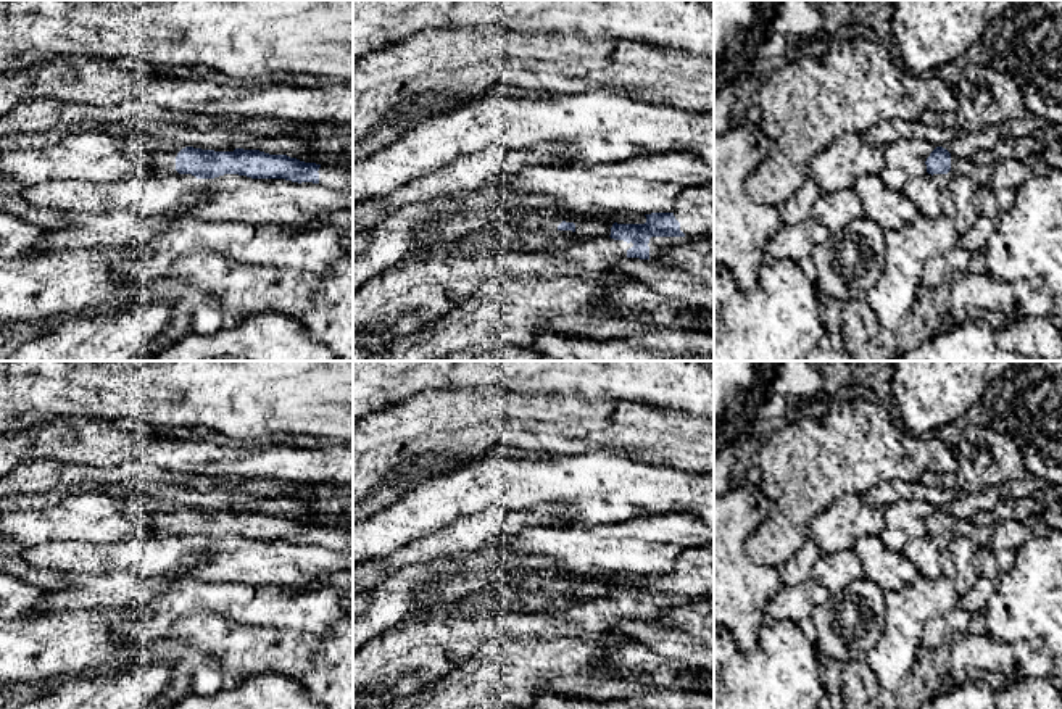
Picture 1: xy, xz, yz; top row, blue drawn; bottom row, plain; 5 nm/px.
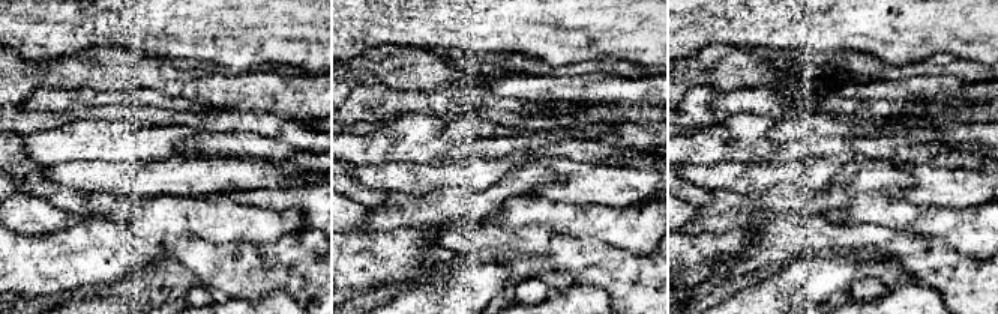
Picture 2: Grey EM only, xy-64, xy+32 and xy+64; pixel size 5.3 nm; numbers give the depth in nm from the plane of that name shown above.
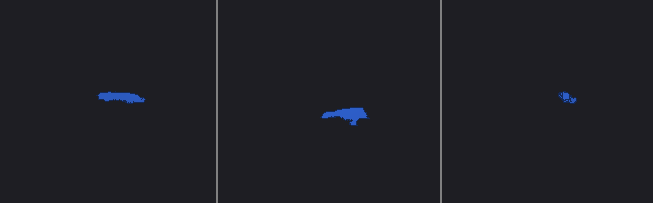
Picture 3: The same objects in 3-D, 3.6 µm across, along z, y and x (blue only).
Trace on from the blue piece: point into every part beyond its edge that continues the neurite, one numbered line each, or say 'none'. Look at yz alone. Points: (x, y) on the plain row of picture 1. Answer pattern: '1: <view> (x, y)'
1: yz (962, 527)

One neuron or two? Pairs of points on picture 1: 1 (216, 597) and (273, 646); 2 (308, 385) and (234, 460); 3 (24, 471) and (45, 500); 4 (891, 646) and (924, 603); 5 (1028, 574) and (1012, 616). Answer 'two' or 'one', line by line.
1: two
2: two
3: two
4: one
5: one

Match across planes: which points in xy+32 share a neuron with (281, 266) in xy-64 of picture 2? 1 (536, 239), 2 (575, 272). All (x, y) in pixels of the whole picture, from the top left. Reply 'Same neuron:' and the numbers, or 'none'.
Same neuron: 1, 2

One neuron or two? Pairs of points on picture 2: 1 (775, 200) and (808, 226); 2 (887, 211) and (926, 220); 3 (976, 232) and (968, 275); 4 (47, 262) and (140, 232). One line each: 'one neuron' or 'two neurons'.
1: two neurons
2: one neuron
3: two neurons
4: one neuron

